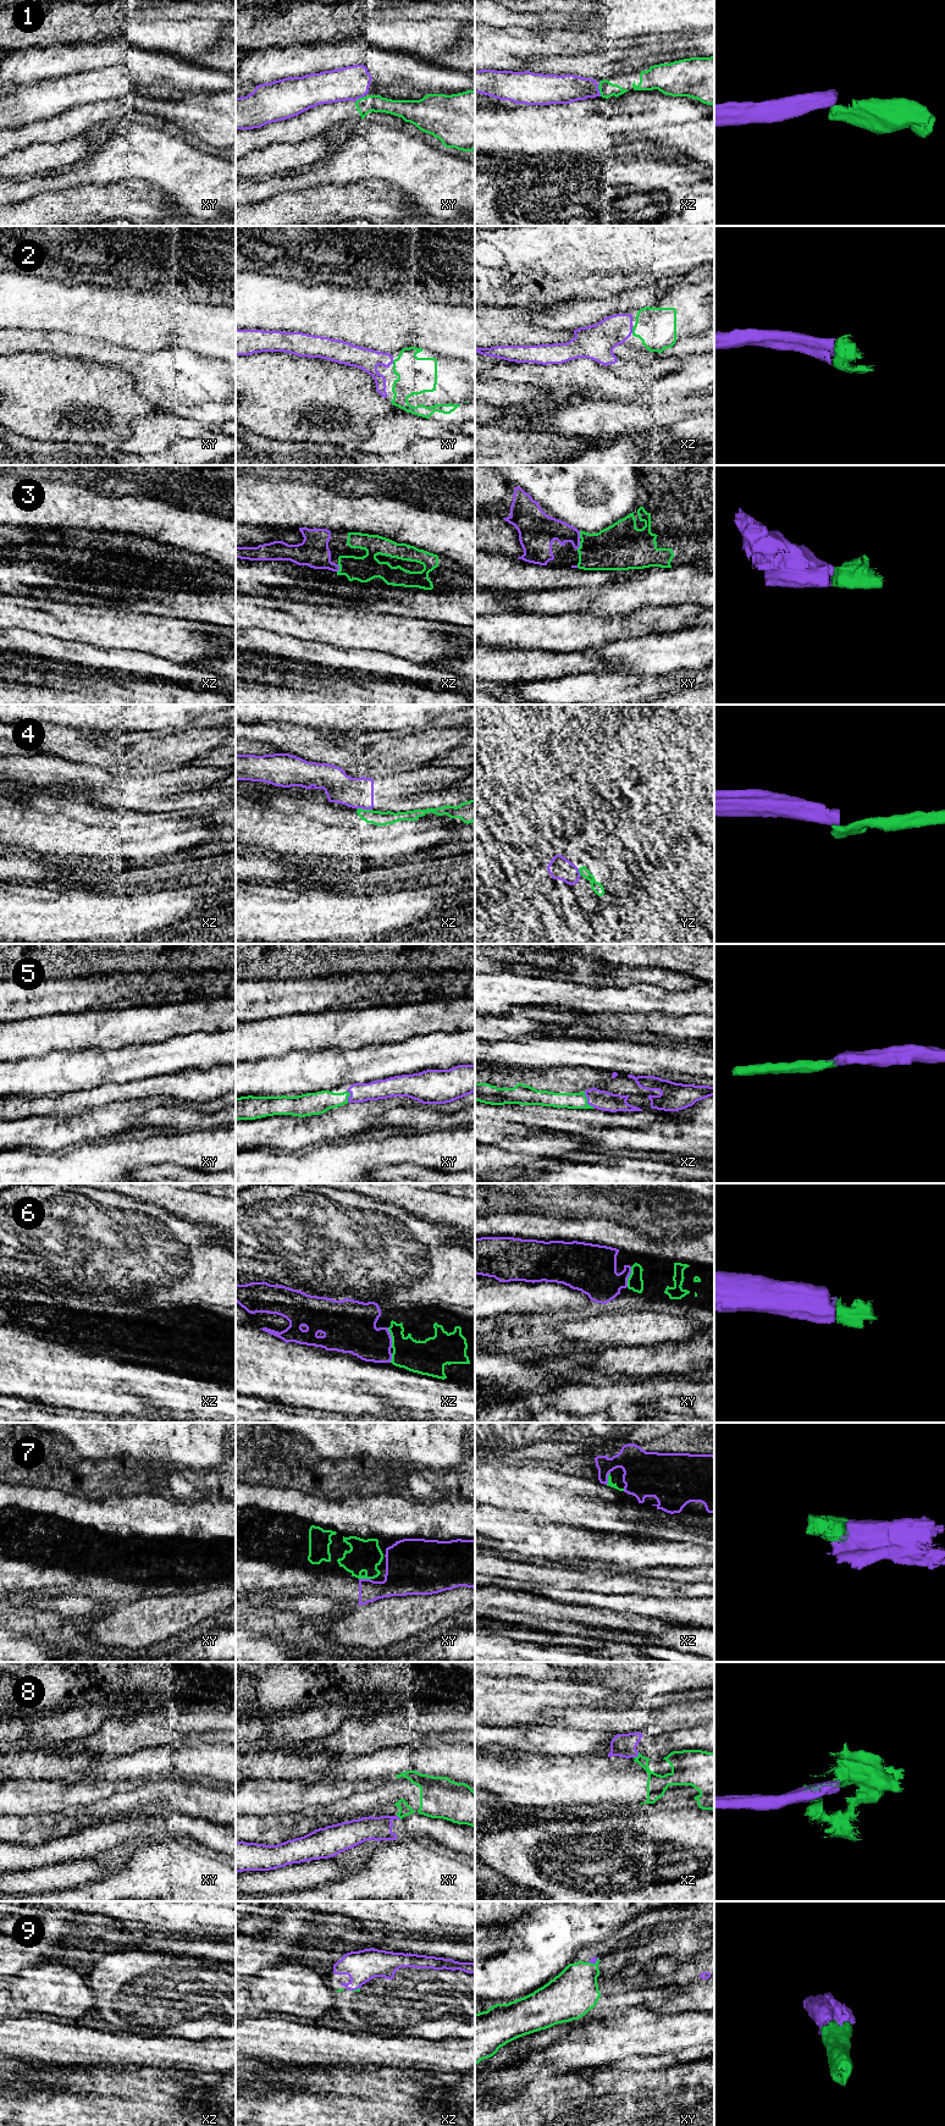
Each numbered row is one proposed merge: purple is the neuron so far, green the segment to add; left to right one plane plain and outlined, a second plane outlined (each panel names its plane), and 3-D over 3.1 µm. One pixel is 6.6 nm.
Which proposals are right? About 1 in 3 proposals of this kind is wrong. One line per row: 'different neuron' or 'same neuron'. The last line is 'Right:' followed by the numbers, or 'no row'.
1: different neuron
2: same neuron
3: same neuron
4: different neuron
5: same neuron
6: same neuron
7: same neuron
8: different neuron
9: same neuron
Right: 2, 3, 5, 6, 7, 9

